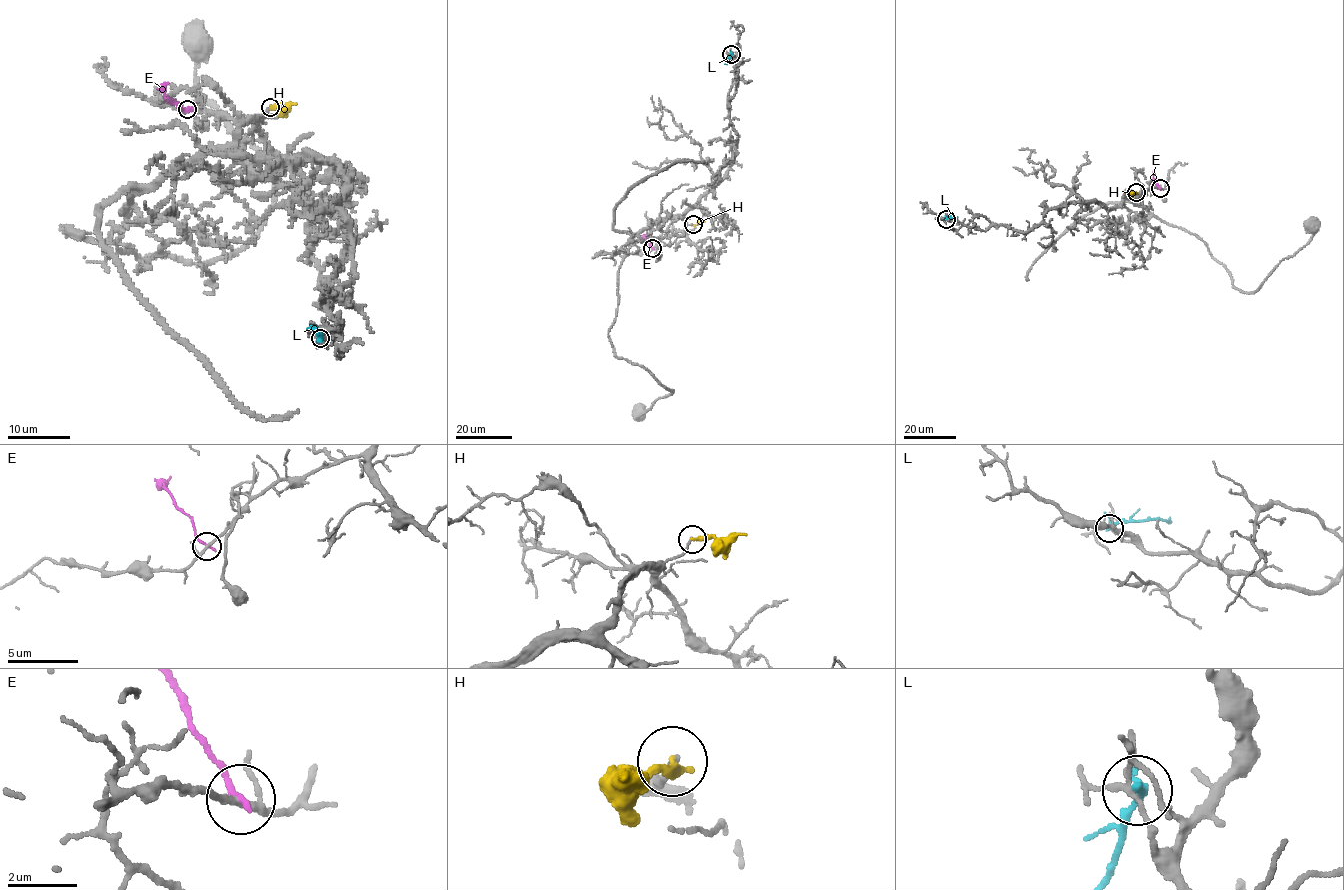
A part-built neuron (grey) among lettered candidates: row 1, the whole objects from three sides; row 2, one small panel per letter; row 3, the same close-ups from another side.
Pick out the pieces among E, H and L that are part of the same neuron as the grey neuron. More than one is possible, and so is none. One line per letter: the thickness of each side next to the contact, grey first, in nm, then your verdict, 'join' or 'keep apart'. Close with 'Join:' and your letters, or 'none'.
E: 180/200 nm | keep apart
H: 160/260 nm | keep apart
L: 130/320 nm | keep apart
Join: none

